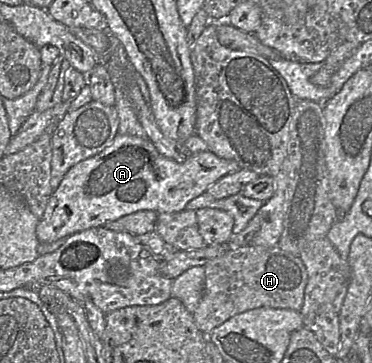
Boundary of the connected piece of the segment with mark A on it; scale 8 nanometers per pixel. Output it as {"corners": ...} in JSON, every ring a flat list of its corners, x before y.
{"corners":[[117,134,113,143,100,153,72,166,53,191,42,218,36,227,40,244,54,242,91,227,104,226,107,222,140,210,172,213,203,194,224,176,240,170,237,162,218,157,211,151,191,154,184,162,162,156,146,137]]}

